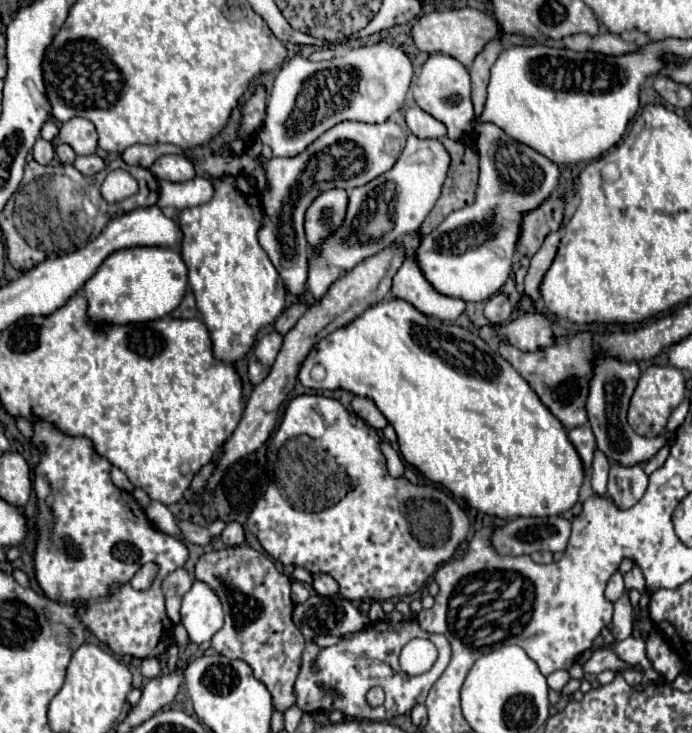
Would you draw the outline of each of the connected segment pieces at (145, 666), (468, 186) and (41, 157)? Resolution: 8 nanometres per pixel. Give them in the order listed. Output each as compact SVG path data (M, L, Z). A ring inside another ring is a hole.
M144 658L142 660L142 676L153 679L160 674L160 662L158 658Z
M442 138L446 150L450 152L450 170L442 188L442 196L428 214L428 218L420 226L420 234L430 234L450 212L460 210L474 202L476 178L478 178L478 158L476 150L470 142L454 142L450 138Z
M38 138L34 144L34 160L38 164L50 164L54 158L54 146L44 138Z

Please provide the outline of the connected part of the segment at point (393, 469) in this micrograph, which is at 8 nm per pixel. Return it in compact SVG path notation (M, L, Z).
M382 442L382 452L384 452L386 460L388 460L388 470L390 470L390 474L392 474L394 478L404 476L404 462L402 462L400 454L398 454L388 442Z

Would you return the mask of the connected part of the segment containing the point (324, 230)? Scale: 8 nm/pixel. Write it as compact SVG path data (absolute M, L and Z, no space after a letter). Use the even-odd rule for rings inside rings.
M332 188L320 194L306 210L306 238L310 246L318 246L340 222L344 220L344 210L348 204L346 190Z

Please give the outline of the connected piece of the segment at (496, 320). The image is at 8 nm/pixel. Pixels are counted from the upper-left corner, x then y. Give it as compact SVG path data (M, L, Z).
M496 294L492 296L488 302L486 302L486 312L490 314L484 314L491 324L504 324L508 318L510 318L510 312L512 312L512 306L506 298L506 294Z

